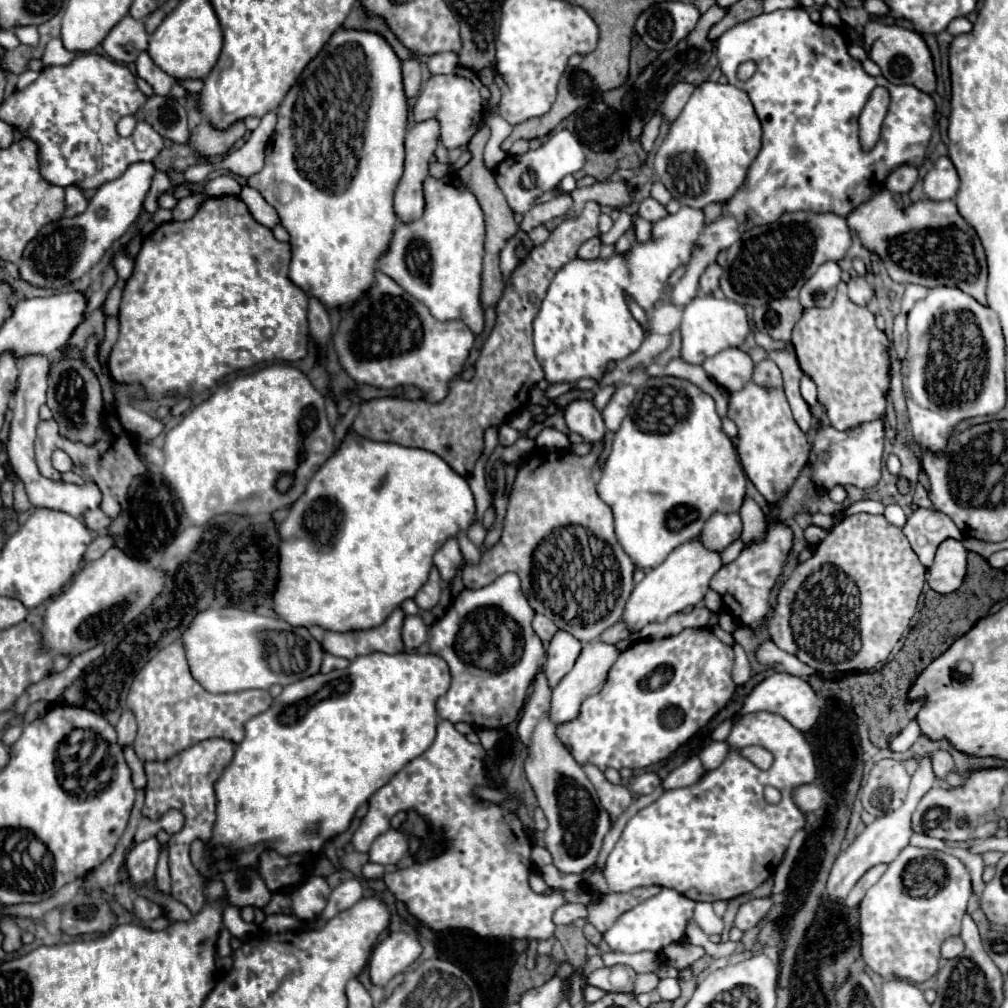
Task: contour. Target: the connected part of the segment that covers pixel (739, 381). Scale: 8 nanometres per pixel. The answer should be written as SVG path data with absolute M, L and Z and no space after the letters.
M736 347L716 353L714 357L706 359L702 367L728 393L740 391L740 387L744 387L744 383L752 379L752 371L754 371L754 363L748 357L748 353Z

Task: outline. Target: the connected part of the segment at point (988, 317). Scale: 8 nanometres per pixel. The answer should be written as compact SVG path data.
M934 287L926 299L920 299L908 313L908 353L902 361L904 393L908 403L908 415L914 439L920 447L930 451L942 451L952 427L960 419L974 415L998 413L1006 405L1006 381L1004 381L1004 335L1000 331L998 315L974 301L970 295L956 287Z

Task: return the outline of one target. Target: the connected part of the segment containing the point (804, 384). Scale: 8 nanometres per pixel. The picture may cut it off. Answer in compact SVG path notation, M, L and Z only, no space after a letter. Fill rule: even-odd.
M804 375L802 381L800 381L800 389L802 389L804 401L810 405L810 409L814 409L814 405L818 403L818 399L816 399L816 385L812 383L812 379Z

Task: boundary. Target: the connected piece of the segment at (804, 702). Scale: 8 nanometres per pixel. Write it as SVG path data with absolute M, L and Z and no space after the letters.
M782 671L782 673L774 673L774 675L766 677L746 697L744 707L740 709L740 715L748 715L748 713L754 713L754 711L770 711L770 713L782 715L798 731L804 733L804 737L806 737L808 743L812 743L812 727L814 727L814 723L816 723L816 719L820 715L820 697L810 687L810 683L806 683L802 677L794 677L794 675Z

